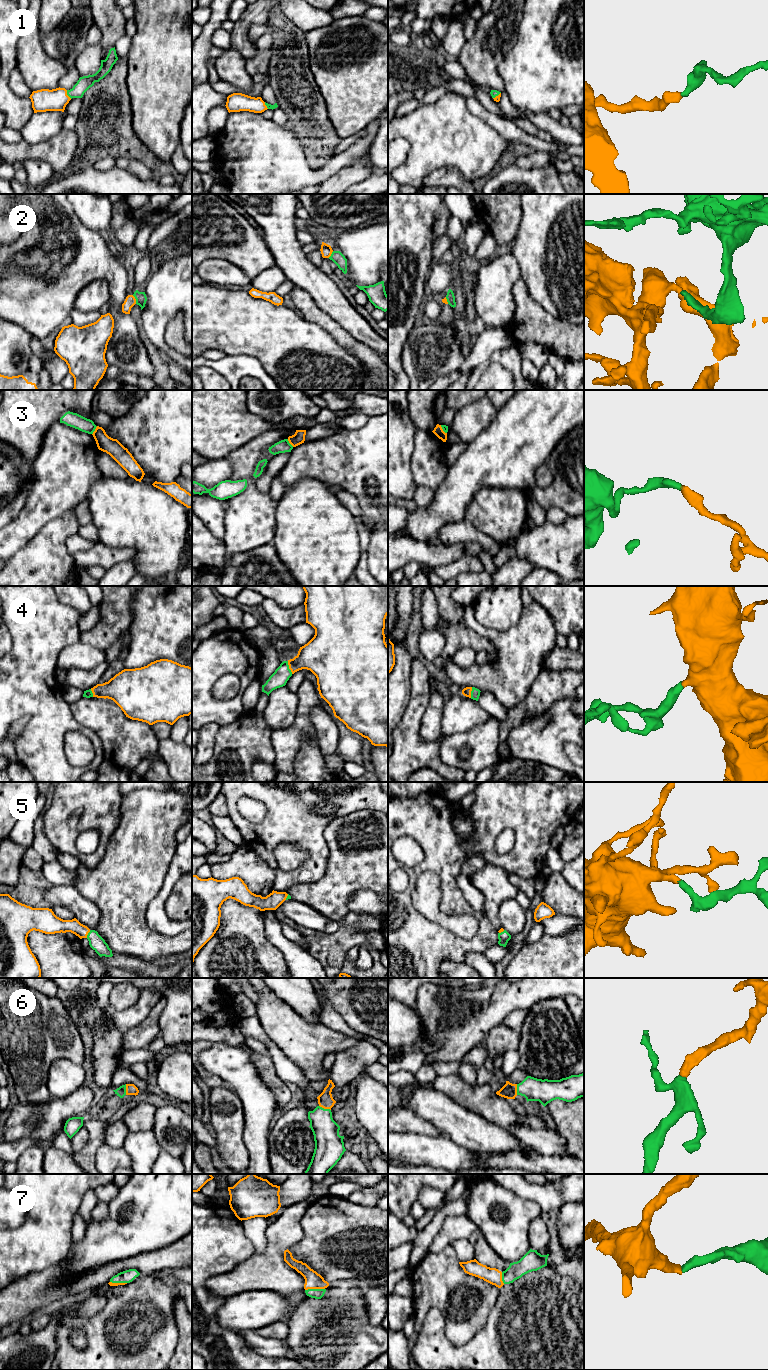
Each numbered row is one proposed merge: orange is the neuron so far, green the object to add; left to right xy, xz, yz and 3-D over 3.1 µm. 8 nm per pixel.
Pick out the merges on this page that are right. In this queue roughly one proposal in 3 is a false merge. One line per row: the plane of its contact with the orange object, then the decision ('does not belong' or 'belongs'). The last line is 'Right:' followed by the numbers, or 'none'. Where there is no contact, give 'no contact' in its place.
1: xy | belongs
2: xy | belongs
3: xy | does not belong
4: xz | belongs
5: xy | belongs
6: xz | belongs
7: xz | belongs
Right: 1, 2, 4, 5, 6, 7

